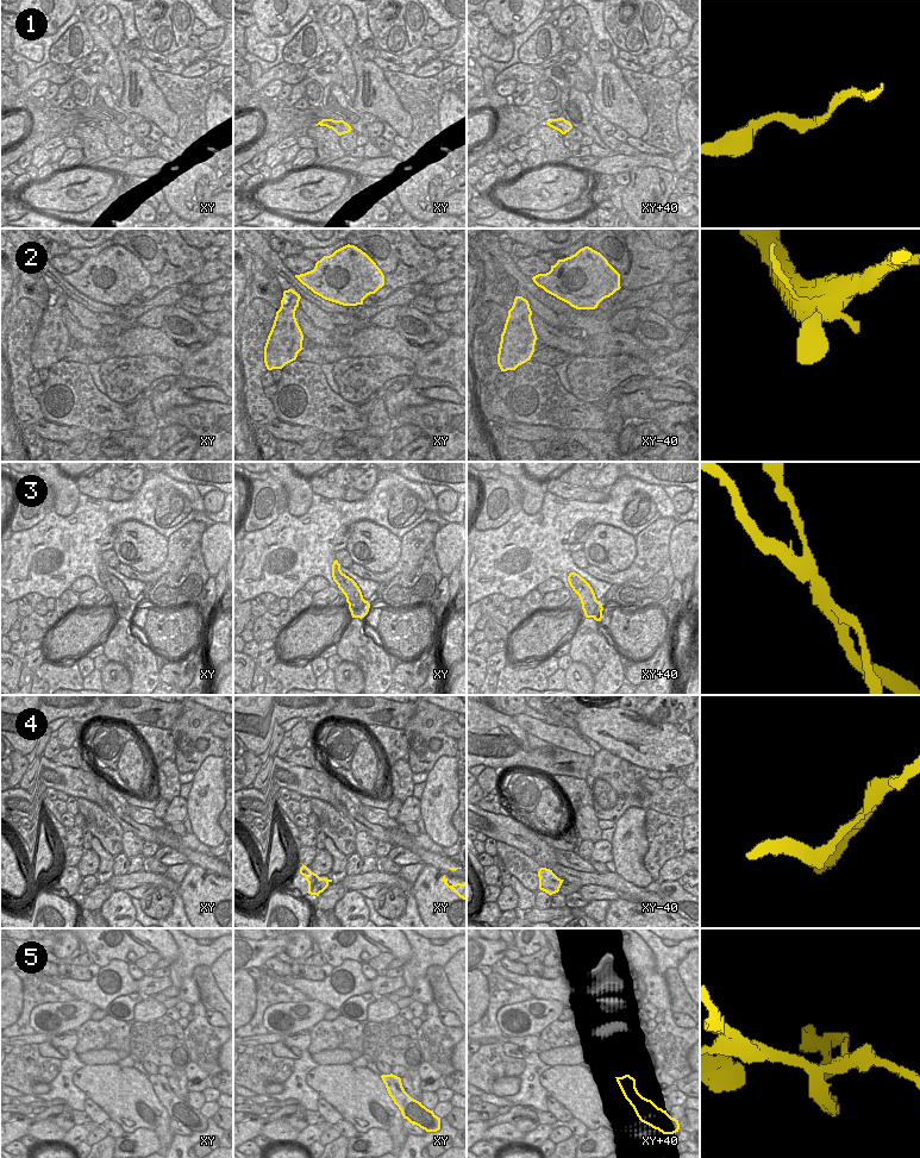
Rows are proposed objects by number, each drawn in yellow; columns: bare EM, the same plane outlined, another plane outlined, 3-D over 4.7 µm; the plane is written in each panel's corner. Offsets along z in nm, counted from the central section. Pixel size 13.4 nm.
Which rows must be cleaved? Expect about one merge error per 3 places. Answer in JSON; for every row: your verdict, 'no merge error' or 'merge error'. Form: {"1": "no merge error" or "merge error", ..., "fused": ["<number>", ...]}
{"1": "merge error", "2": "no merge error", "3": "merge error", "4": "merge error", "5": "no merge error", "fused": ["1", "3", "4"]}

